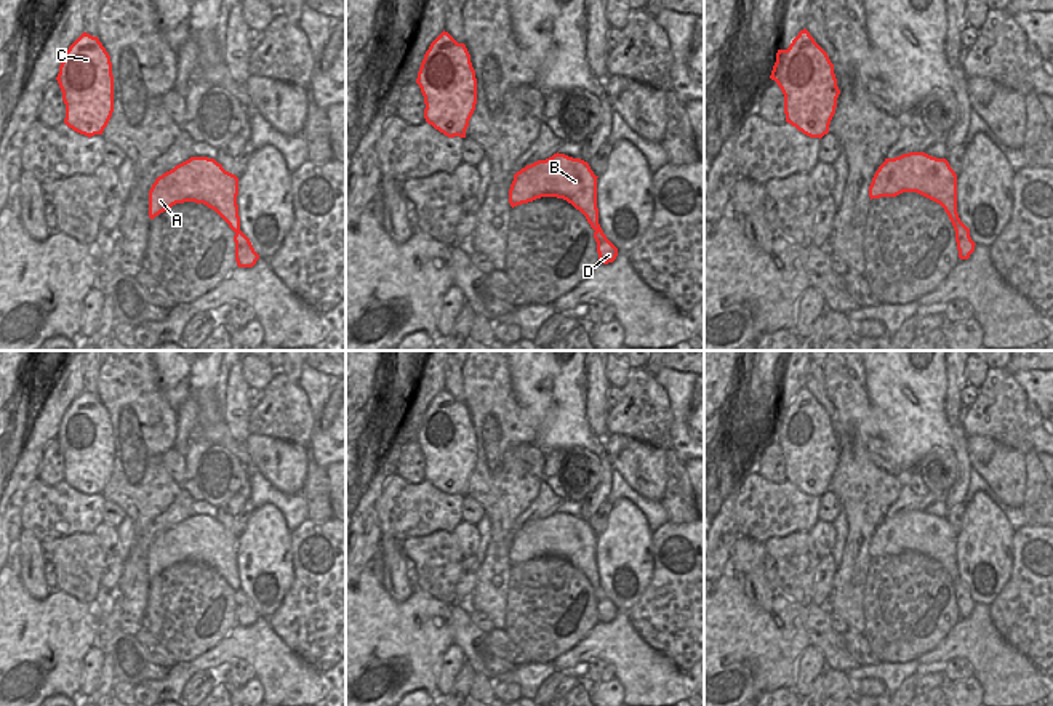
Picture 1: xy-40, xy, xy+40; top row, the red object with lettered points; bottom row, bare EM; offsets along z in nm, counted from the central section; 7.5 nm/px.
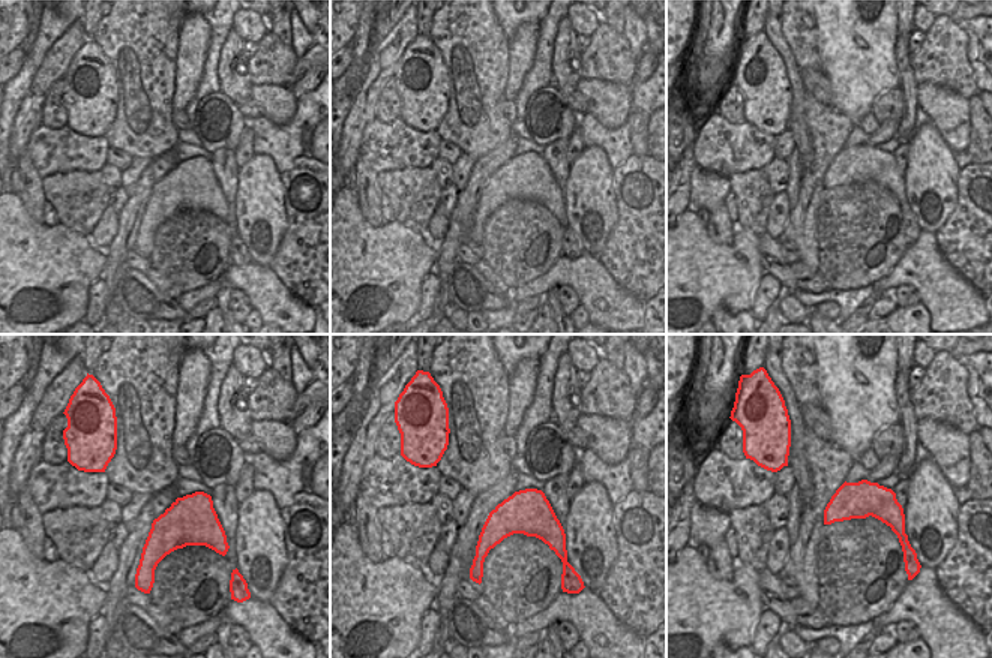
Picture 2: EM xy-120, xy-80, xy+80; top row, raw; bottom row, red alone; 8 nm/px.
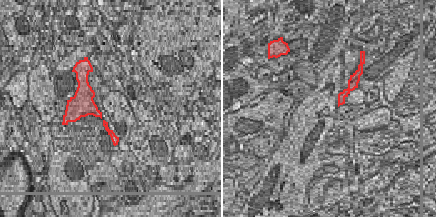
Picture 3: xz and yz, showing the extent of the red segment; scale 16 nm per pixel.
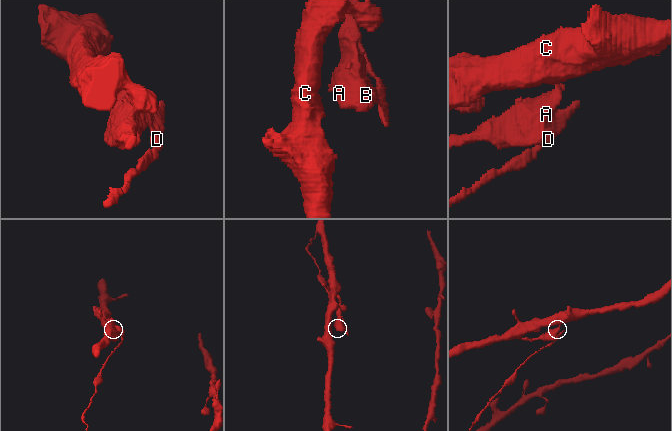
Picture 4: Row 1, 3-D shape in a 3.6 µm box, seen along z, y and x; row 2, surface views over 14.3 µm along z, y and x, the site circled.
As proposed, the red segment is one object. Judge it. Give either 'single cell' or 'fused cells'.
fused cells

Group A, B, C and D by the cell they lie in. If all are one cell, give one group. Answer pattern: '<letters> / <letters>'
A B C / D

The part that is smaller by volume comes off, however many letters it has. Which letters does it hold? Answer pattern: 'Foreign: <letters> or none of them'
Foreign: D

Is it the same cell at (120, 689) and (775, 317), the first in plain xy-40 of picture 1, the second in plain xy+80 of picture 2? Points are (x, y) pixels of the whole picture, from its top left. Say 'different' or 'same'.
different

